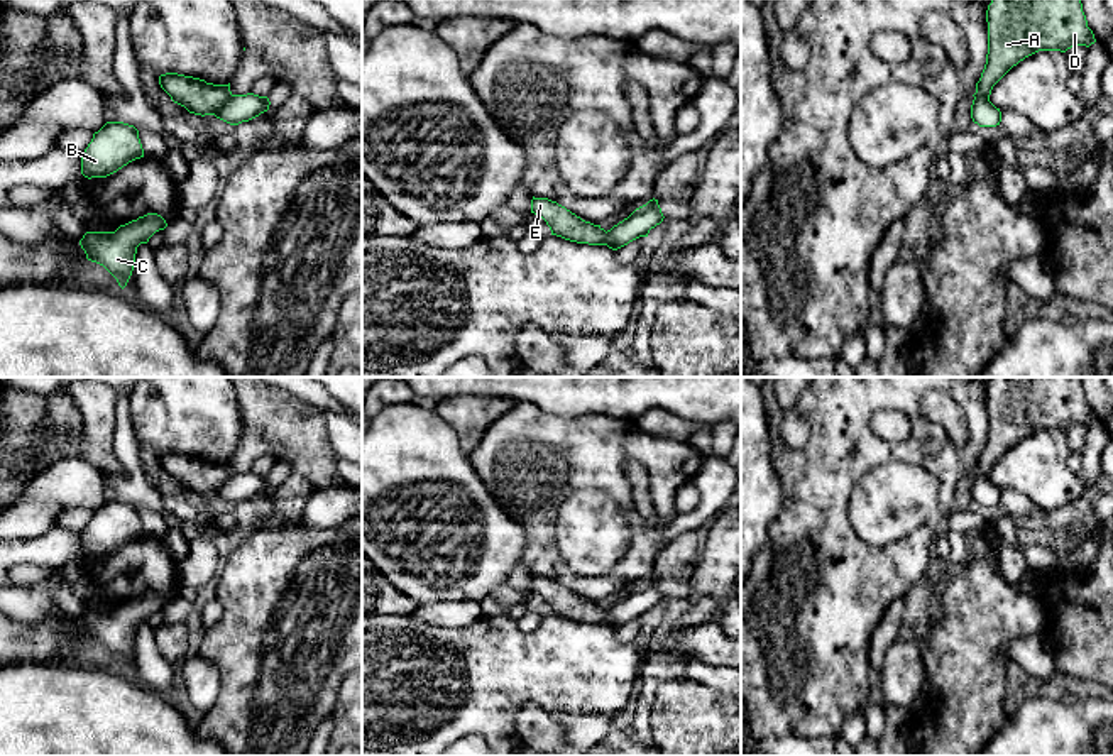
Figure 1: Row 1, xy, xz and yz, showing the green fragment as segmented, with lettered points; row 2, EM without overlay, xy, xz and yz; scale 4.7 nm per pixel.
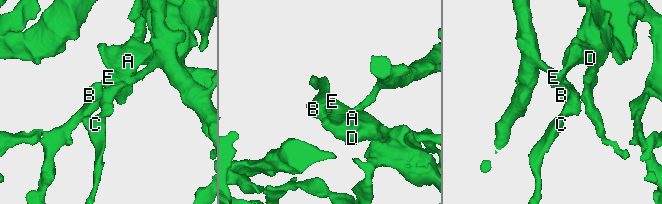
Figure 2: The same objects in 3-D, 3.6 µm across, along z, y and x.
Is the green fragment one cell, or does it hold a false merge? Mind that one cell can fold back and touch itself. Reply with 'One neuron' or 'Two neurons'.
One neuron

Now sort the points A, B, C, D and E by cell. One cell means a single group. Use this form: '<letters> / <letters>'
A B C D E

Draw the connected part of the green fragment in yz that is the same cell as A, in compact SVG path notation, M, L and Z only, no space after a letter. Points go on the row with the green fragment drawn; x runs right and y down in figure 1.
M991 0L986 10L988 54L973 95L971 118L996 127L1001 112L990 101L993 86L1039 51L1066 52L1096 42L1081 0Z

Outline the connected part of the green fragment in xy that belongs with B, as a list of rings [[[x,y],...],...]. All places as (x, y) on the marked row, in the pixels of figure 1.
[[[107,122],[81,154],[81,174],[88,179],[107,178],[140,157],[139,130],[123,122]]]

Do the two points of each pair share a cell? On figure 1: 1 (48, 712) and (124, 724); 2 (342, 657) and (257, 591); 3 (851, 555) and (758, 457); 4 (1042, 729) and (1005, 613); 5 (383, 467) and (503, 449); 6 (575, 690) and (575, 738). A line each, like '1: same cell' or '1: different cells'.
1: same cell
2: same cell
3: different cells
4: different cells
5: different cells
6: different cells

